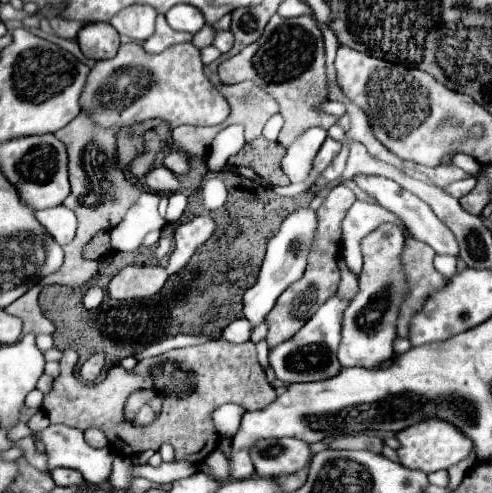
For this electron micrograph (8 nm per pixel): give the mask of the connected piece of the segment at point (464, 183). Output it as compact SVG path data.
M470 176L470 178L464 178L464 180L452 182L450 186L444 188L444 192L446 192L446 194L452 194L452 196L456 196L456 198L462 198L462 196L466 196L474 186L476 186L476 178Z

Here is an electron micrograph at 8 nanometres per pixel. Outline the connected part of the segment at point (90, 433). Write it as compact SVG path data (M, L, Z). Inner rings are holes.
M86 428L84 430L84 438L93 448L103 448L108 445L108 439L100 428Z

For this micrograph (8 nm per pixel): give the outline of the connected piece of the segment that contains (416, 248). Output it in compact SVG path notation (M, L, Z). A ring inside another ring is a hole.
M406 240L406 248L402 254L402 262L406 268L408 284L410 284L410 296L400 308L398 318L398 336L408 338L408 324L416 312L420 312L420 306L424 306L424 300L432 296L432 292L440 290L448 278L436 272L432 260L436 252L428 248L428 244L420 240Z

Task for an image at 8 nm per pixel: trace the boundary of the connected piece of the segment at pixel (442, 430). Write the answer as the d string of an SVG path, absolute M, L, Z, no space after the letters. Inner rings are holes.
M426 420L426 422L414 424L414 426L398 432L396 438L402 444L402 448L398 448L400 464L404 464L406 468L422 470L426 474L436 472L436 470L448 470L450 466L464 460L470 454L470 450L474 448L472 440L468 440L456 426L446 424L444 420Z

